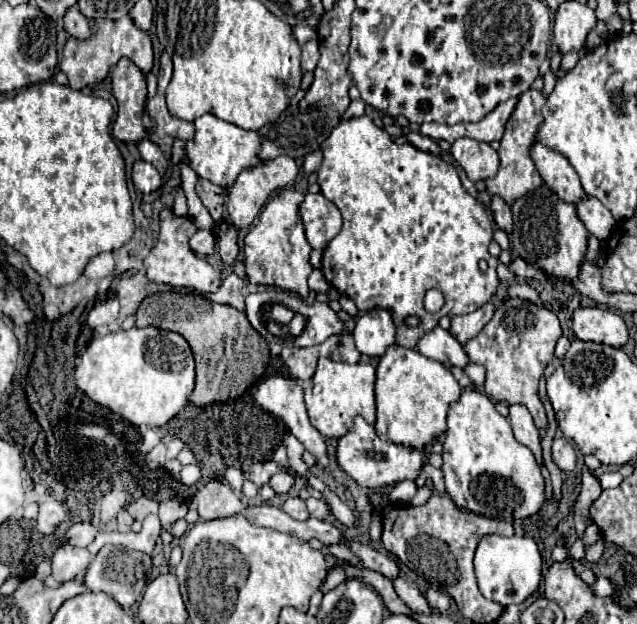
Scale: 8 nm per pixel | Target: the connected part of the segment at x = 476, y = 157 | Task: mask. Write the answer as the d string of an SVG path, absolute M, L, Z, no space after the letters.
M459 138L451 146L451 156L465 170L467 178L473 182L487 180L495 176L499 170L499 156L487 142Z

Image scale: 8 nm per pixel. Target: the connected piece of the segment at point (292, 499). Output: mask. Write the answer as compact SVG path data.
M289 496L279 508L281 508L285 514L289 514L291 518L295 518L295 520L307 520L307 518L309 518L307 506L305 506L305 502L303 502L299 496Z

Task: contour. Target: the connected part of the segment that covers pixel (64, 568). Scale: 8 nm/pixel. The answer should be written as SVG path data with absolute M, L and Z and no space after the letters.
M61 546L53 554L53 578L57 582L67 582L77 578L79 574L83 576L87 566L91 564L91 554L85 548L75 548L75 546Z

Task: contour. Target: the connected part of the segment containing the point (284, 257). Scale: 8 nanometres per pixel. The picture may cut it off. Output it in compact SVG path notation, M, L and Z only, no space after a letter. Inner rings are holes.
M279 190L267 202L251 232L245 236L245 268L247 280L253 284L271 284L289 292L297 292L299 296L309 294L307 276L311 274L309 252L311 246L303 232L303 222L299 216L299 202L303 202L303 194L295 190Z

